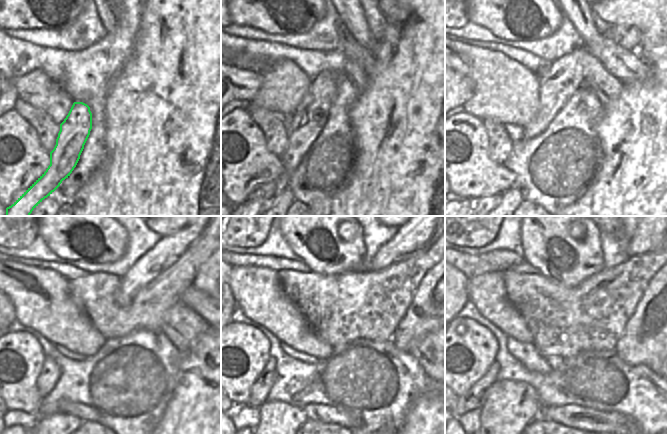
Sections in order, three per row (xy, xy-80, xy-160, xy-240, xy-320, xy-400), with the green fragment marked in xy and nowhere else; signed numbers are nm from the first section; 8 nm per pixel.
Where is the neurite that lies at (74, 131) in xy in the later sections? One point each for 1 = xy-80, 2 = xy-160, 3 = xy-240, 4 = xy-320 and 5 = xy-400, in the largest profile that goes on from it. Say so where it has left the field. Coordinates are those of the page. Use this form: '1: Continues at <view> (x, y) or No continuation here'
1: Continues at xy-80 (303, 127)
2: Continues at xy-160 (561, 78)
3: Continues at xy-240 (165, 252)
4: Continues at xy-320 (411, 237)
5: Continues at xy-400 (648, 236)

